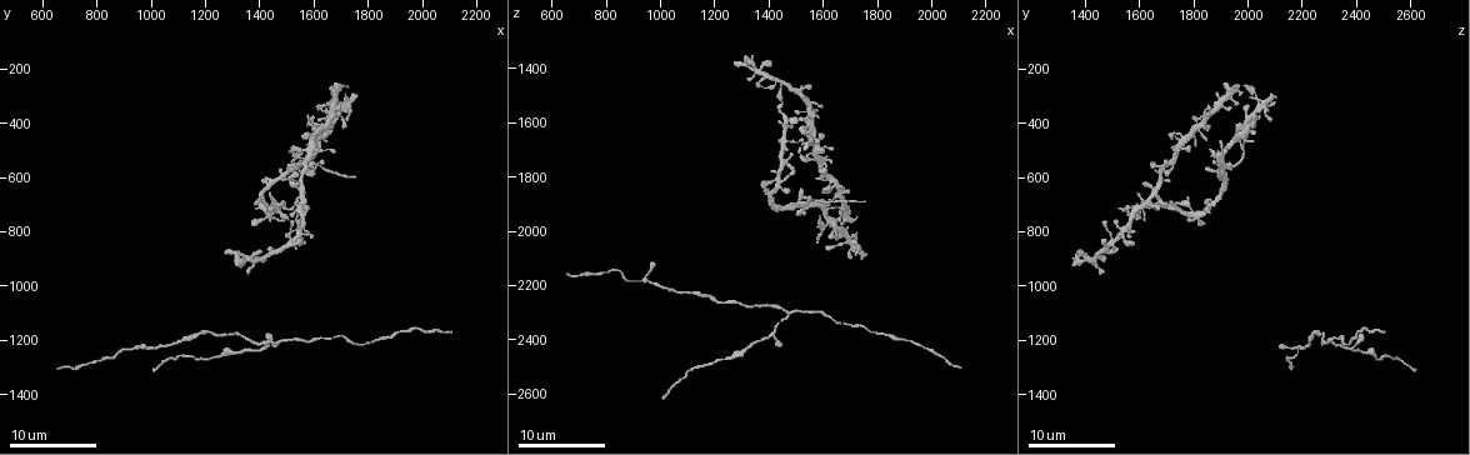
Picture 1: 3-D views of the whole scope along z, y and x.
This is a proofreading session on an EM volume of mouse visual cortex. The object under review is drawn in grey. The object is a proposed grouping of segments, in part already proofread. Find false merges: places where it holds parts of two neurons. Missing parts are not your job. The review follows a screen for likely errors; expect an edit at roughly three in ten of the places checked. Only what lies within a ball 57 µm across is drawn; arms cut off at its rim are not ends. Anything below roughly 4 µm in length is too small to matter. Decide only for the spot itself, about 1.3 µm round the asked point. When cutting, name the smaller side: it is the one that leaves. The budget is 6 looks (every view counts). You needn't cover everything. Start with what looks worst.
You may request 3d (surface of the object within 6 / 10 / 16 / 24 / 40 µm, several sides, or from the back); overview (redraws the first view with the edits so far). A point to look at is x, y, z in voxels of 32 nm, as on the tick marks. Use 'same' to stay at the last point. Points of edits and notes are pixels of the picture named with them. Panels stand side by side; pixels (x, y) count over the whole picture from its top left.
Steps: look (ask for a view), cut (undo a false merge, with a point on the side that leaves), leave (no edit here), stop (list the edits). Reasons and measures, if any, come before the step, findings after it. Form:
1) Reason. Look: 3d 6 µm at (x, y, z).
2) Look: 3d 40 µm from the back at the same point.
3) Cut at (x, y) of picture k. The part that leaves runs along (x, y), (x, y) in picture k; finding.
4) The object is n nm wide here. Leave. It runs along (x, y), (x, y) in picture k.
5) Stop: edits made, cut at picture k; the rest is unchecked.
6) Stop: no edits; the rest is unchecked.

Small branch off a trunk. Look: 3d 6 µm at (1470, 1200, 2310).

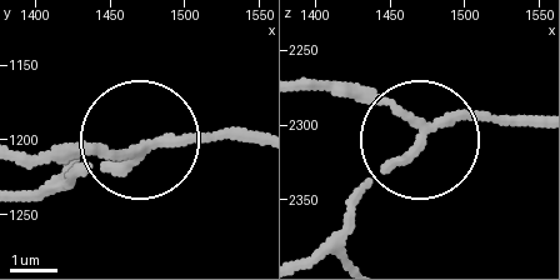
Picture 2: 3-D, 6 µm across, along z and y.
Look: 3d 6 µm from the back at (1470, 1206, 2312).

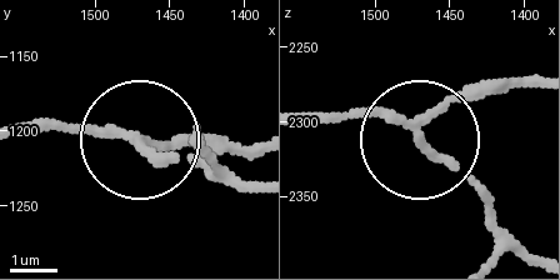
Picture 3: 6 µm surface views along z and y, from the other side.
The object is 170 nm wide here. Leave. All the same neuron.

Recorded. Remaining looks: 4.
Calibre changes. Look: 3d 10 µm at (940, 1230, 2180).

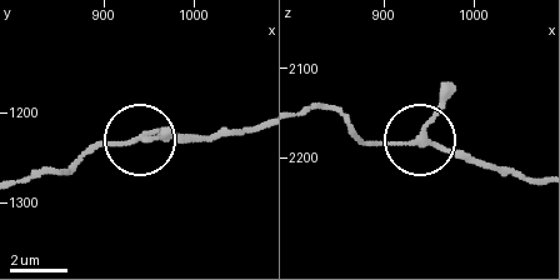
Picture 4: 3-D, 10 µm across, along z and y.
3 arms meet here. Leave. Continuous, no second neuron.

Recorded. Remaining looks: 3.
Four or more arms meet. Look: 3d 10 µm at (1550, 730, 1580).

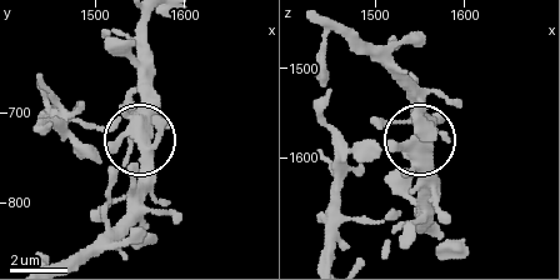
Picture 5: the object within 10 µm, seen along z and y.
Other side. Look: 3d 10 µm from the back at (1545, 730, 1580).

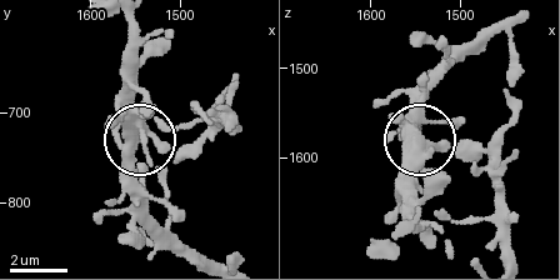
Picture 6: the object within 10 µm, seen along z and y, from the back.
The side arm is 15 µm long. Leave. All the same neuron.

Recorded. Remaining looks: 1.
Stop: no edits; the rest is unchecked.

